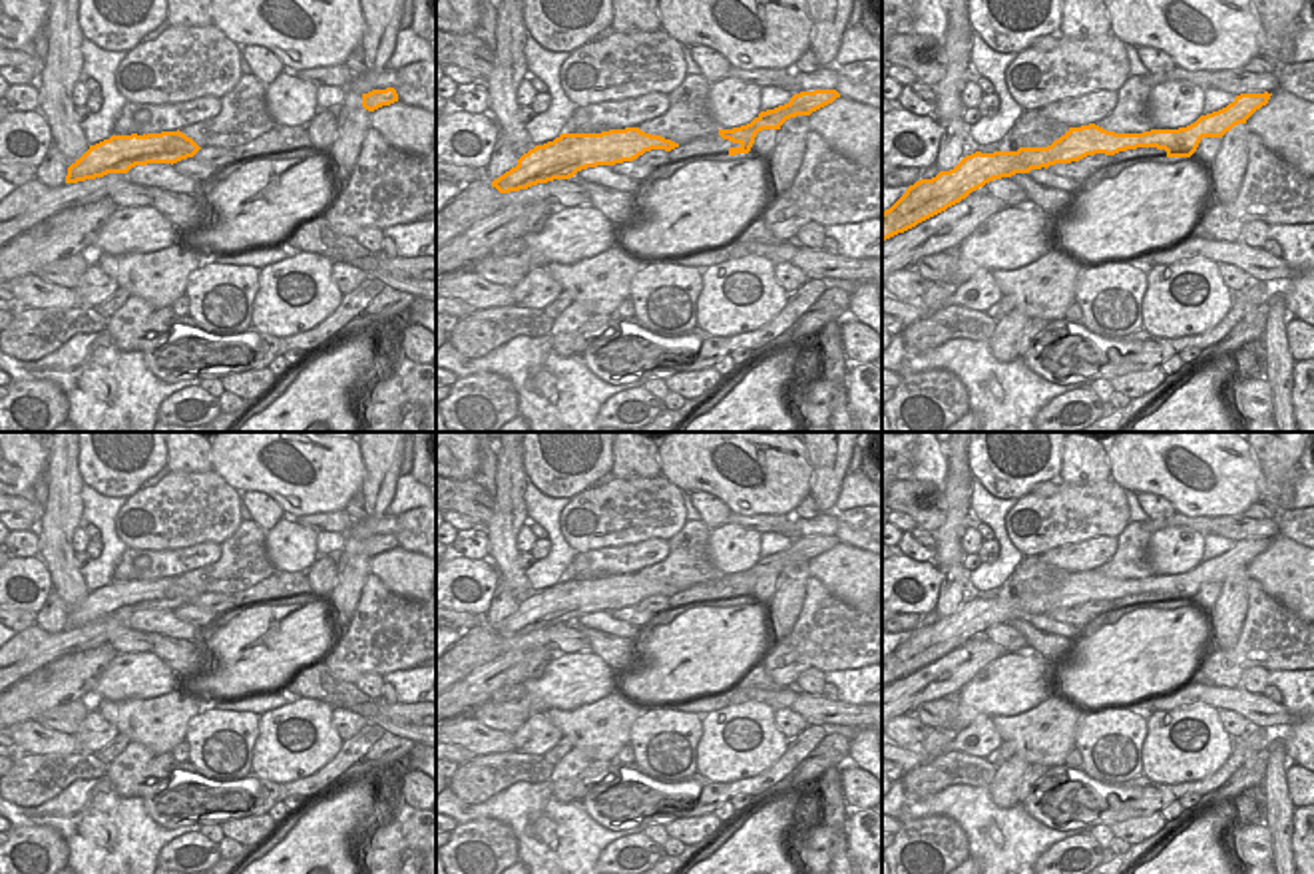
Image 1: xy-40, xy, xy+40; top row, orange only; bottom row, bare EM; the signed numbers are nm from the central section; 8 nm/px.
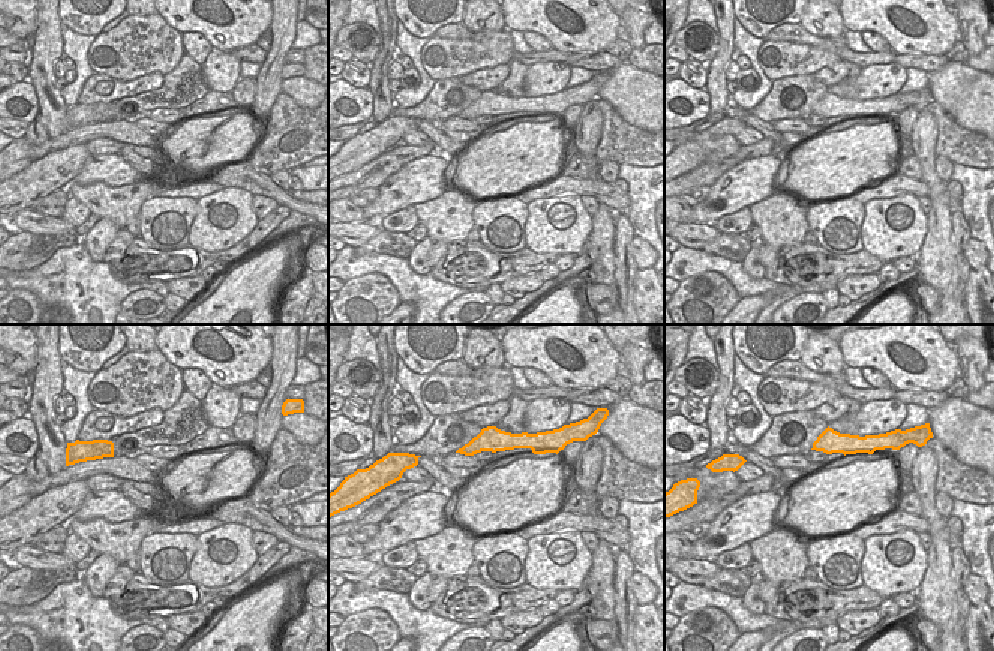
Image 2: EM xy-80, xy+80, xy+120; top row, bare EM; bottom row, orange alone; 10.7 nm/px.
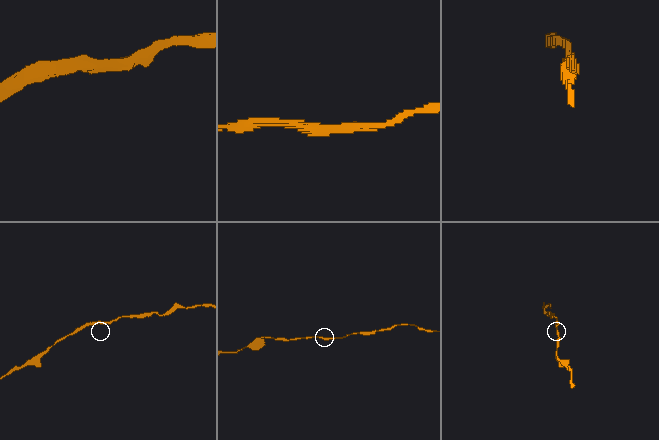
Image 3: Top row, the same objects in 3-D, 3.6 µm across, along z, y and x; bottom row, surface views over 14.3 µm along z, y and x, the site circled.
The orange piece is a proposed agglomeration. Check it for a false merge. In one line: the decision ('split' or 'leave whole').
leave whole

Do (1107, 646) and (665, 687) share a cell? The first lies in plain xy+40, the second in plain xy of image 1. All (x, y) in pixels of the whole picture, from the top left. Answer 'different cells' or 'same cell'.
same cell

